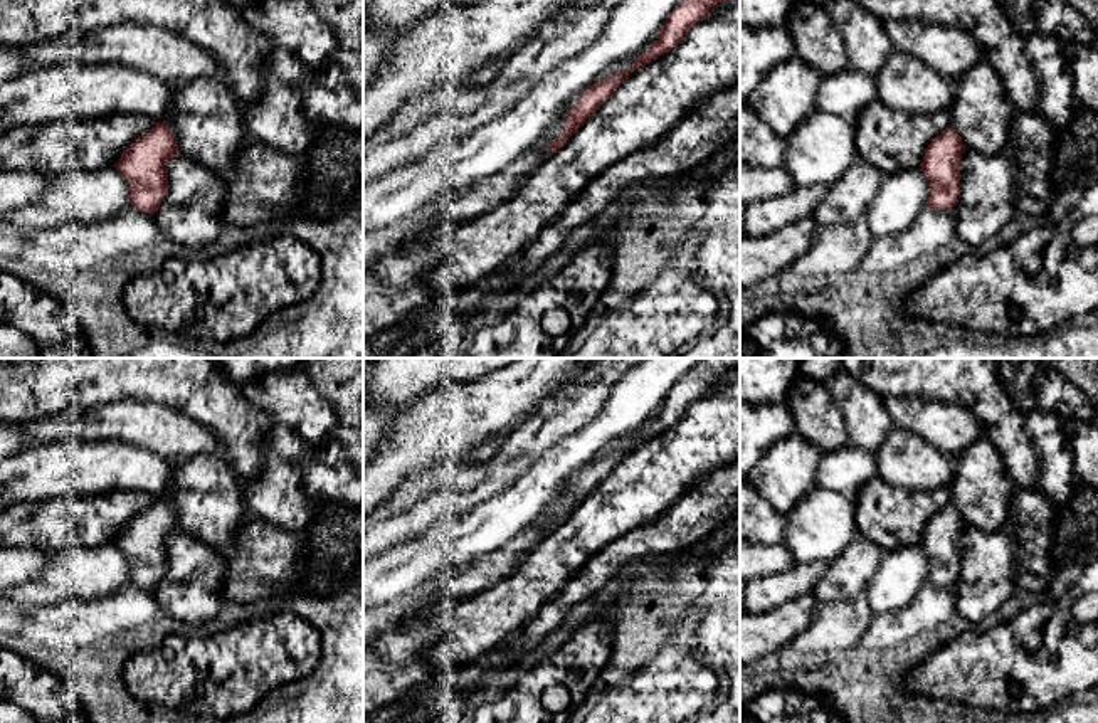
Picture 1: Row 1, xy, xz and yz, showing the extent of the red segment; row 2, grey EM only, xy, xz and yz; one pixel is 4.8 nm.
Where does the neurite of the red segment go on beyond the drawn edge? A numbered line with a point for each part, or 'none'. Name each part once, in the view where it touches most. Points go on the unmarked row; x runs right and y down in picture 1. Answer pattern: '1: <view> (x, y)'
none

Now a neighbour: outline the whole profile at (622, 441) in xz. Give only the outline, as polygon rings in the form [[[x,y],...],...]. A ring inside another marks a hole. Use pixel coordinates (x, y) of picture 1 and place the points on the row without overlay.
[[[657,409],[641,427],[637,427],[637,429],[634,429],[634,430],[631,430],[631,432],[627,432],[627,434],[624,434],[624,435],[614,439],[605,449],[602,449],[602,451],[599,452],[599,456],[597,456],[595,459],[599,459],[599,457],[602,457],[602,456],[607,456],[607,454],[610,454],[612,451],[624,449],[629,442],[632,442],[632,439],[634,439],[646,425],[649,425],[649,424],[657,417],[657,414],[659,414],[659,409]]]

